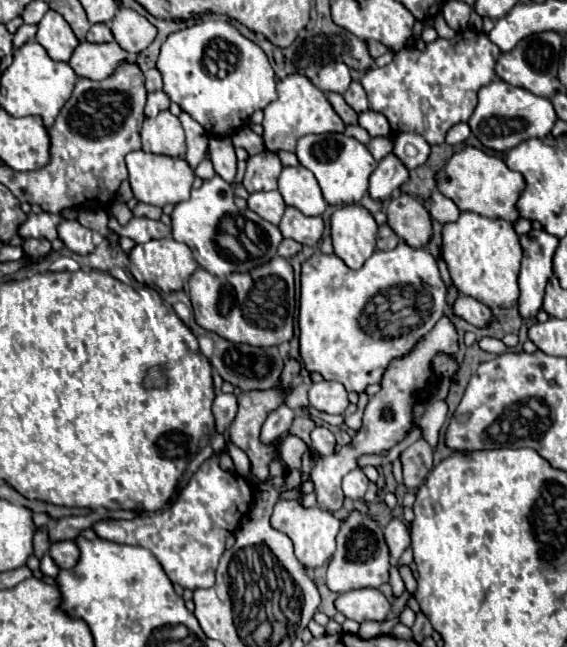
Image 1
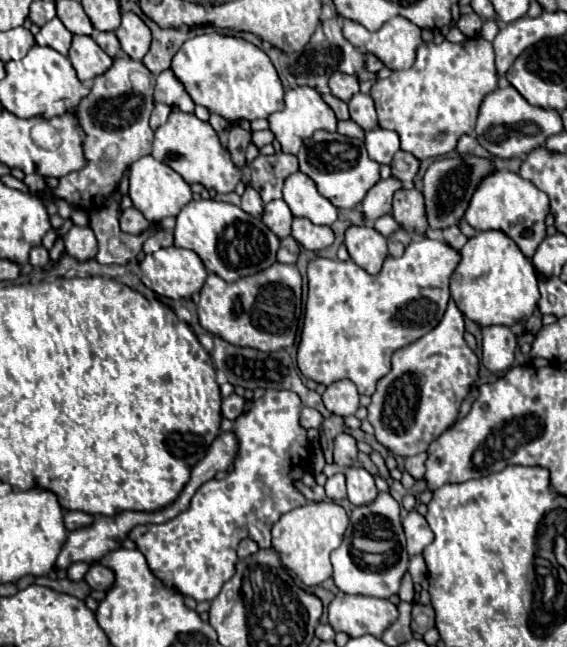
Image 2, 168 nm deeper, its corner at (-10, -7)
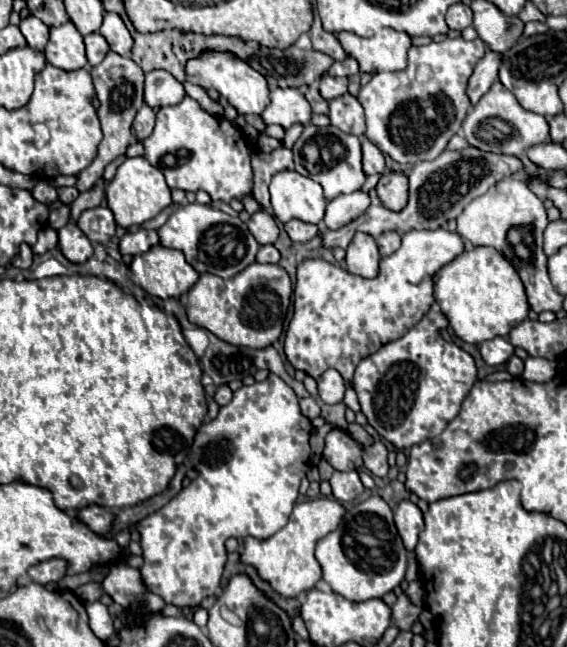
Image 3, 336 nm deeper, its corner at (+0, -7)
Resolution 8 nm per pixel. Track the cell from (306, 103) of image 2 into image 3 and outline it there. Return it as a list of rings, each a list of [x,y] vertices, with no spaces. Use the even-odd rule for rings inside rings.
[[[276,88],[270,92],[270,104],[260,118],[264,124],[278,124],[288,130],[294,124],[308,124],[312,108],[298,88]]]

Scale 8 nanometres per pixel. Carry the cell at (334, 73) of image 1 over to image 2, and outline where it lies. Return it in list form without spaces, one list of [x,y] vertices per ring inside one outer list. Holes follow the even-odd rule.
[[[332,74],[330,76],[330,90],[336,98],[348,102],[356,92],[358,92],[358,78],[356,76],[348,76],[348,74]]]

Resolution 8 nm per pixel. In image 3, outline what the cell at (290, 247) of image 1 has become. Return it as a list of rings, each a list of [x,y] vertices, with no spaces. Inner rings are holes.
[[[270,244],[270,246],[260,246],[256,260],[258,260],[258,262],[278,264],[278,262],[280,262],[280,250],[278,250],[274,244]]]

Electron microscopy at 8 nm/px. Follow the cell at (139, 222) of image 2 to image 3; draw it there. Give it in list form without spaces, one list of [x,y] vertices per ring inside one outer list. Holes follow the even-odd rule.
[[[96,206],[92,210],[84,210],[80,216],[82,218],[78,218],[78,226],[80,226],[80,220],[82,220],[82,226],[80,228],[88,236],[90,242],[106,244],[116,234],[118,224],[116,224],[114,214],[112,214],[110,208]]]

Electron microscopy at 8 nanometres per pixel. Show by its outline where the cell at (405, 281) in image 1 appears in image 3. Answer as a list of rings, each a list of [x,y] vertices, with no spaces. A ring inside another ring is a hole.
[[[444,228],[438,230],[412,230],[402,236],[402,246],[380,260],[380,274],[372,280],[354,276],[346,272],[342,266],[334,266],[322,258],[304,260],[298,266],[298,280],[294,288],[294,316],[286,330],[284,340],[284,354],[288,362],[296,368],[306,372],[312,378],[320,378],[328,368],[334,368],[342,374],[348,388],[354,388],[354,370],[358,362],[374,350],[380,350],[386,342],[394,342],[406,334],[406,330],[414,328],[434,304],[434,274],[454,260],[464,250],[464,242],[458,234],[452,234]]]

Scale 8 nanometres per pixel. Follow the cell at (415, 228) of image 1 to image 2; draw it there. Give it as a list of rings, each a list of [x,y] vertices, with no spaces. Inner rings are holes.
[[[400,188],[394,194],[392,202],[392,216],[404,230],[426,232],[426,214],[424,214],[424,198],[422,192],[416,188]]]

